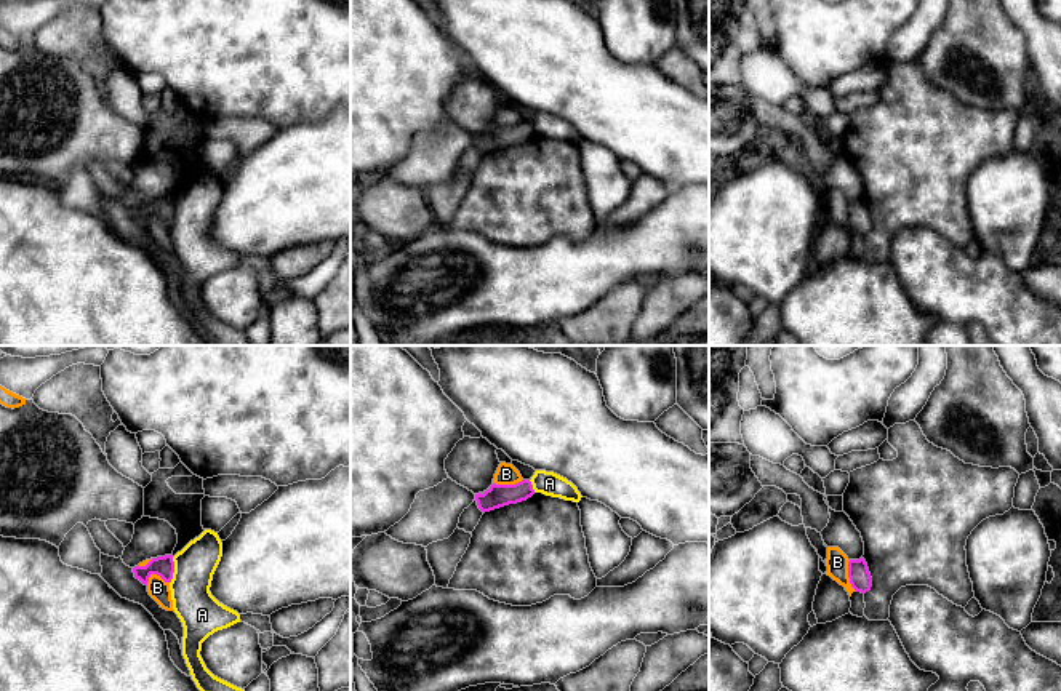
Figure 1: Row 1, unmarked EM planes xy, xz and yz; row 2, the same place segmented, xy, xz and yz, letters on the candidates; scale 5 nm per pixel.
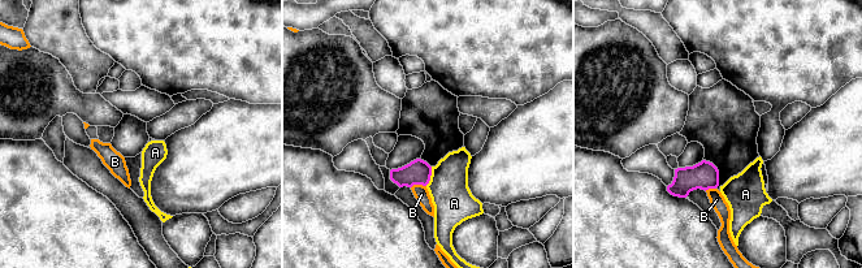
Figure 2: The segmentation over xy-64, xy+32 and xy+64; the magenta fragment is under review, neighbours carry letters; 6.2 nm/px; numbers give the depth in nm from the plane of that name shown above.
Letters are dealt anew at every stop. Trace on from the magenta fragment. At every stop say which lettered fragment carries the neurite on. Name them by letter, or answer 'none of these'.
none of these

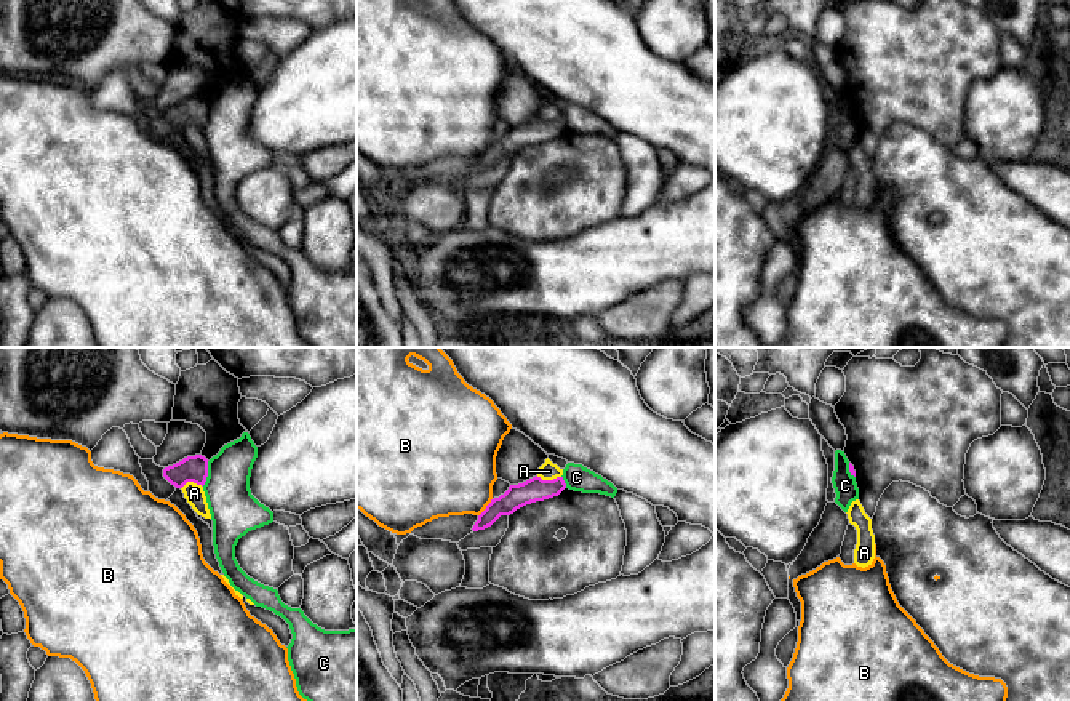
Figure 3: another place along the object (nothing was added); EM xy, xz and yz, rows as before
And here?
none of these

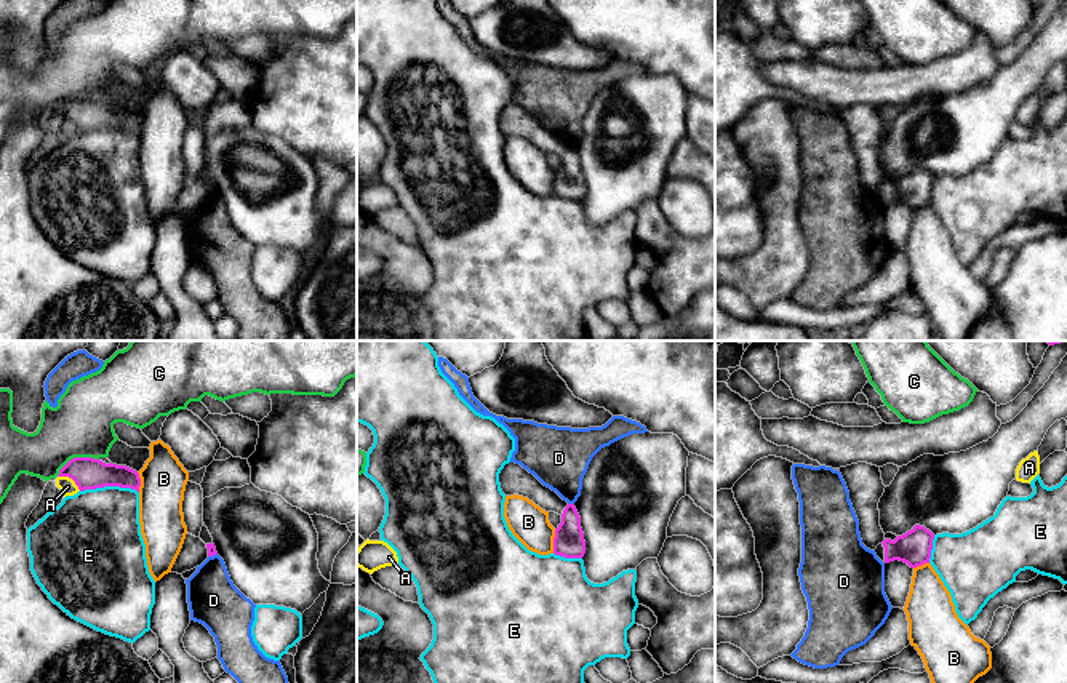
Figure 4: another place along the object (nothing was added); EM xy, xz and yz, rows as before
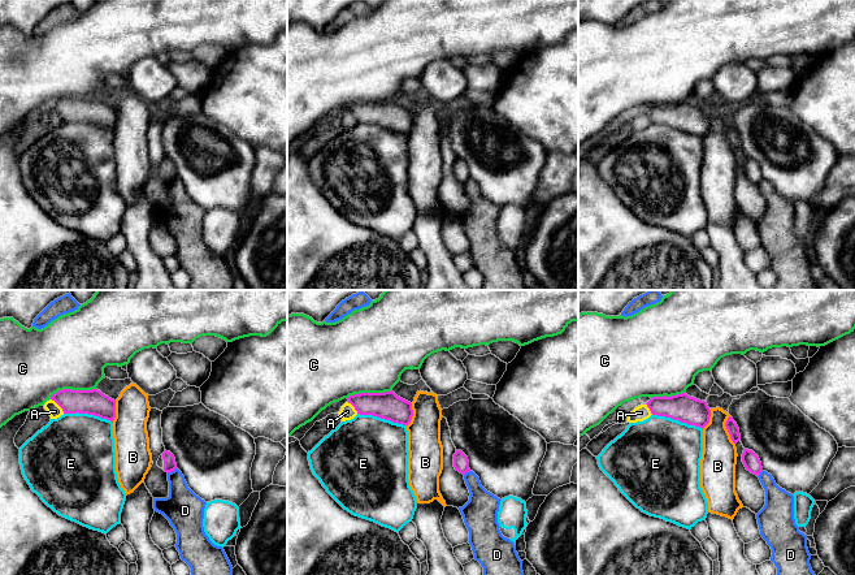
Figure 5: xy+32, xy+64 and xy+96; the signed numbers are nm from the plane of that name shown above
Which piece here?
none of these

